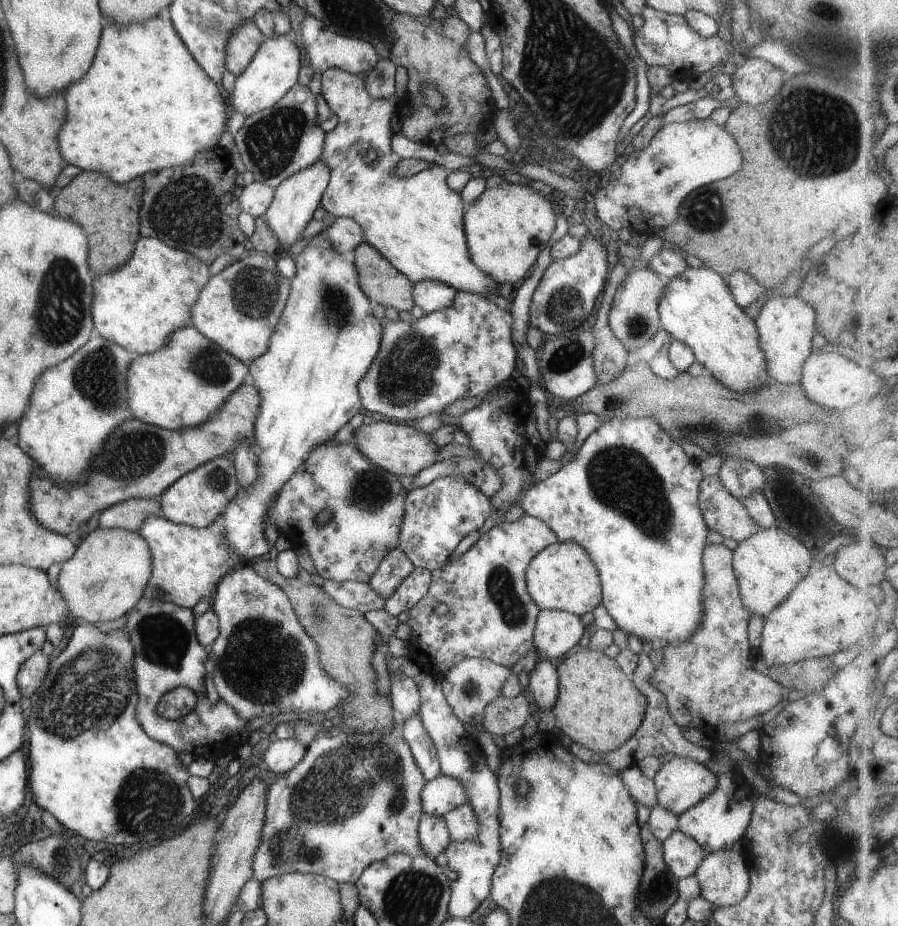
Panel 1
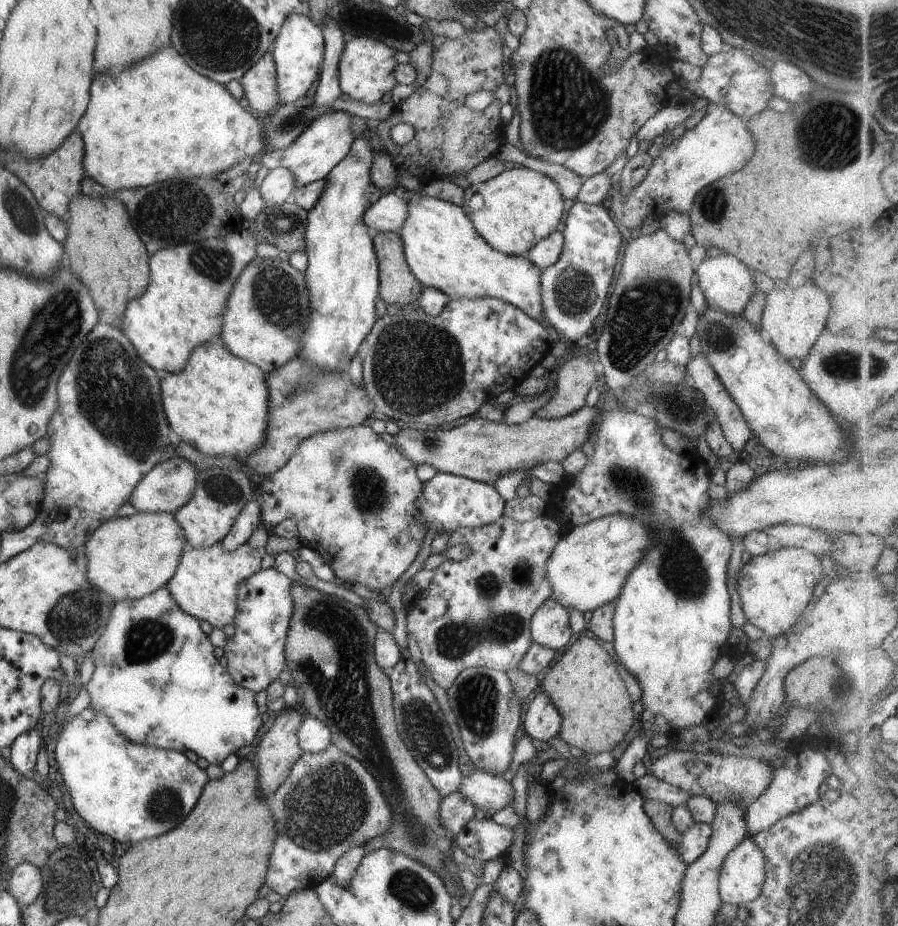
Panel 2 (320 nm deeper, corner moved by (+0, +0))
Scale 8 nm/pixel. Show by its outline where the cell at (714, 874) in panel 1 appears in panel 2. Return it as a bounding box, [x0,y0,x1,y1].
[718,836,765,905]

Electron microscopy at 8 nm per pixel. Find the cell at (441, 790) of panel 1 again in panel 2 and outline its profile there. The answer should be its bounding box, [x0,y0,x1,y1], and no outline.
[457,769,513,814]

